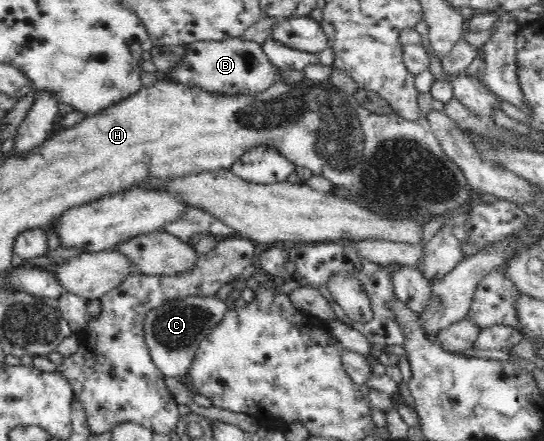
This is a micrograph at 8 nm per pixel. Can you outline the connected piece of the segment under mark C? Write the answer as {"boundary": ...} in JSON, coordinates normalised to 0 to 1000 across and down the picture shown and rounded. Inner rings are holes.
{"boundary":[[[342,671],[313,678],[298,689],[296,698],[276,701],[267,717],[263,748],[274,803],[292,844],[303,855],[346,848],[364,785],[401,735],[406,735],[415,707],[419,701],[414,685],[399,671]]]}

